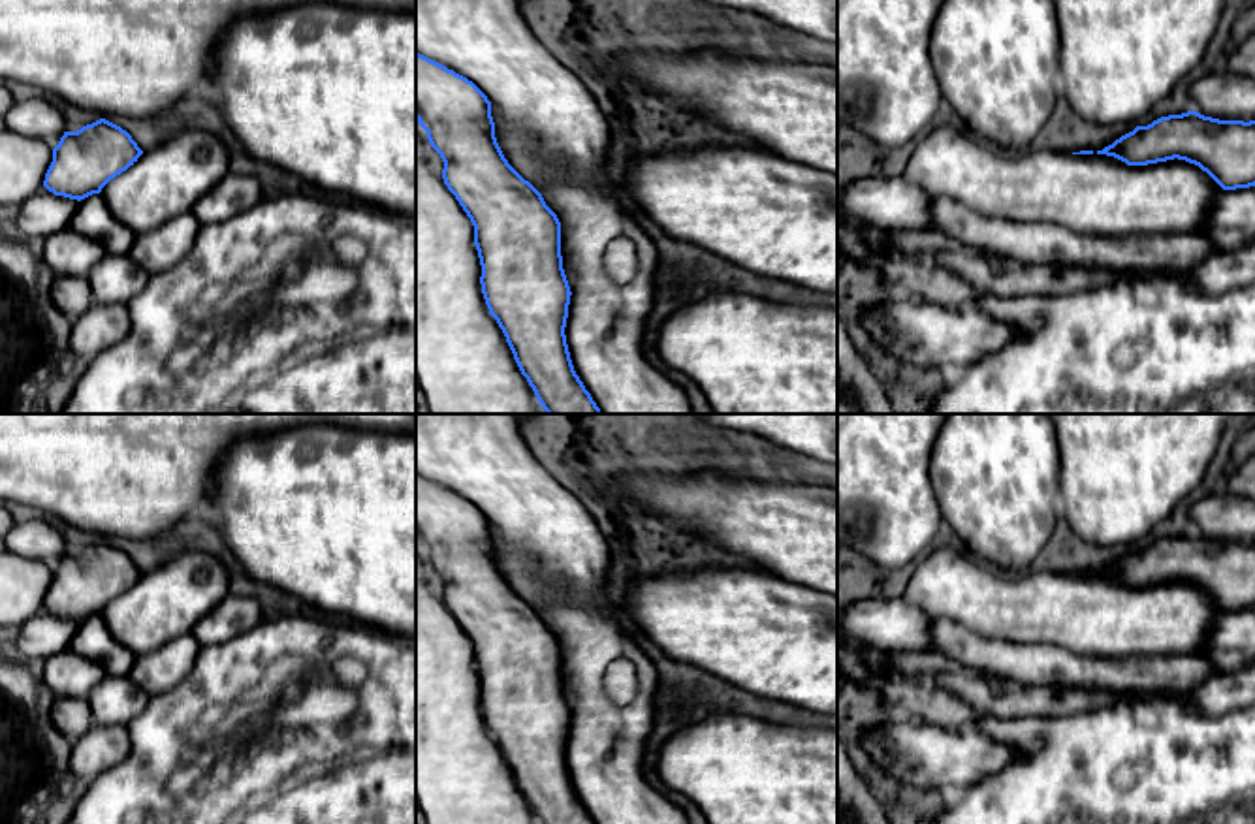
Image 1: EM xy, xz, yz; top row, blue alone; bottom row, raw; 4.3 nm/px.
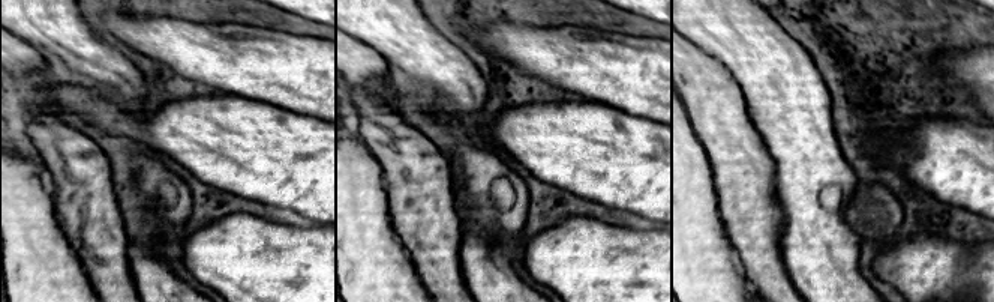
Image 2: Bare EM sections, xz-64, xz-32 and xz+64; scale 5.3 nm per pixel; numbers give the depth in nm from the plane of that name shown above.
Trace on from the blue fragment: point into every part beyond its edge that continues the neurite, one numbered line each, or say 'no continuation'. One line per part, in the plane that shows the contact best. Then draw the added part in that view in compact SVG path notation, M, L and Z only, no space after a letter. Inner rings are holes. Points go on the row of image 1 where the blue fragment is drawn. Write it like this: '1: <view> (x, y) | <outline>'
no continuation

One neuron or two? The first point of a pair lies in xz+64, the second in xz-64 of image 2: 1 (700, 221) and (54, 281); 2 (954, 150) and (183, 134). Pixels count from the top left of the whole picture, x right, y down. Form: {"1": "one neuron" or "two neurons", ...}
{"1": "one neuron", "2": "one neuron"}

